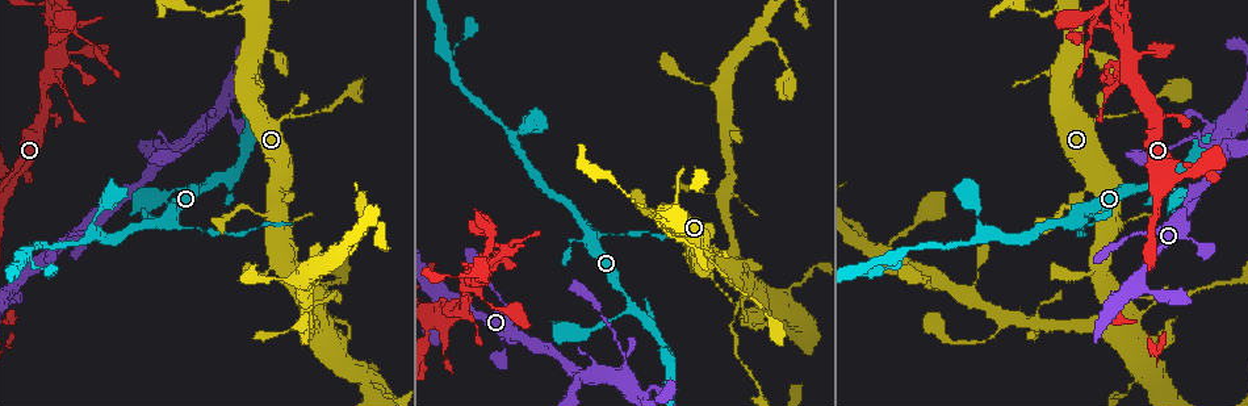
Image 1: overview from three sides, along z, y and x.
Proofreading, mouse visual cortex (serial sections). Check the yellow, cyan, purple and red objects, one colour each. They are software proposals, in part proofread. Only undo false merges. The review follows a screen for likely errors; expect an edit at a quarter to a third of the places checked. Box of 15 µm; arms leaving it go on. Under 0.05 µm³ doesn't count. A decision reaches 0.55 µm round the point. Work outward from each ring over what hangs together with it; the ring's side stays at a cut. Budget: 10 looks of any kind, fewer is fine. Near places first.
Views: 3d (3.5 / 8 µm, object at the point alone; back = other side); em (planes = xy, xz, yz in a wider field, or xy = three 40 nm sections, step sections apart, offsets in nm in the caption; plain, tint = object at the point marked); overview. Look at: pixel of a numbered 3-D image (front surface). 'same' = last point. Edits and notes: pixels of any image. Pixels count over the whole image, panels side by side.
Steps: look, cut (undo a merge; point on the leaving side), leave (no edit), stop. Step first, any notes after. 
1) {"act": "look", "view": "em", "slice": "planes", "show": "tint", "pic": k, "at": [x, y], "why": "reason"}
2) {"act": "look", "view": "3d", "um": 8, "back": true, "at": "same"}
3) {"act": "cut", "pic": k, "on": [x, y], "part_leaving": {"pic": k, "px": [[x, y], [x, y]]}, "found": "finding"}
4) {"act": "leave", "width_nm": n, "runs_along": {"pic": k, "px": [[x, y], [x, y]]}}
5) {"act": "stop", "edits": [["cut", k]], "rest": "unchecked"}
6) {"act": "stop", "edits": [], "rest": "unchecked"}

{"act": "look", "view": "3d", "um": 3.5, "pic": 1, "at": [654, 210], "why": "sudden change in width"}

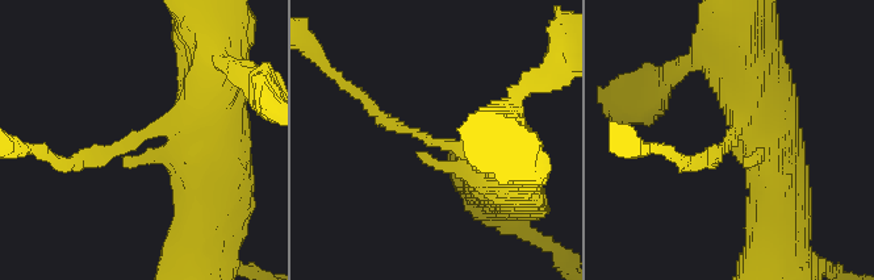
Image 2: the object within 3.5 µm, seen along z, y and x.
{"act": "look", "view": "em", "slice": "xy", "step": 1, "show": "tint", "pic": 2, "at": [431, 140], "why": "now the EM"}

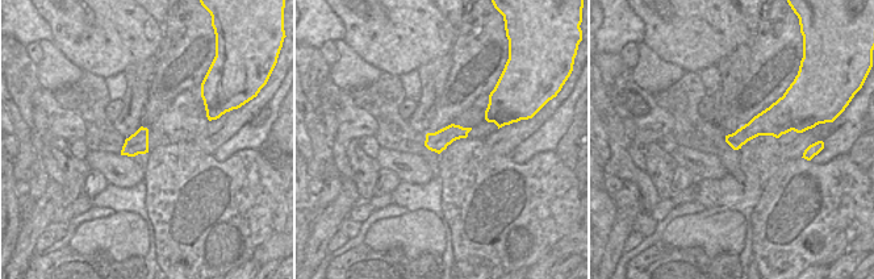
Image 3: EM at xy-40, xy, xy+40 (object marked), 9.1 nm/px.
{"act": "leave", "arm_widths_nm": [150, 500], "found": "continuous, no second cell"}

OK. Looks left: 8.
{"act": "look", "view": "3d", "um": 3.5, "pic": 1, "at": [705, 253], "why": "calibre changes"}

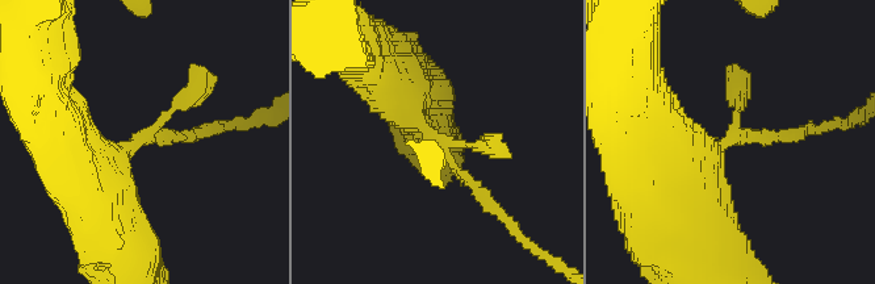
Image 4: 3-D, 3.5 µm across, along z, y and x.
{"act": "look", "view": "em", "slice": "planes", "show": "tint", "pic": 4, "at": [430, 136]}

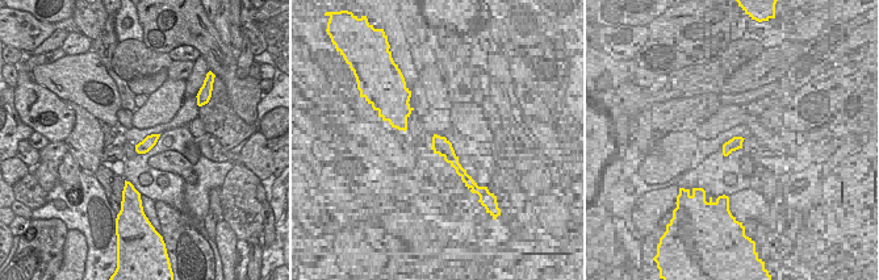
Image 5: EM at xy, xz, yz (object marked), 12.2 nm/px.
{"act": "look", "view": "em", "slice": "xy", "step": 5, "show": "tint", "at": "same", "why": "another direction"}

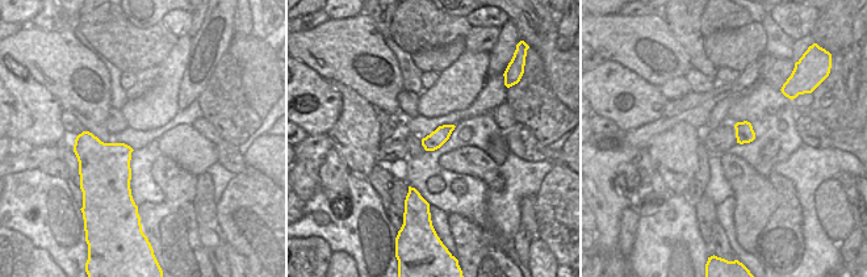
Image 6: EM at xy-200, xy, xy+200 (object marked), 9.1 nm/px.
{"act": "leave", "runs_along": {"pic": 4, "px": [[397, 74], [410, 117], [486, 197]]}, "found": "all the same cell"}

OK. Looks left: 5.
{"act": "look", "view": "3d", "um": 3.5, "pic": 1, "at": [225, 234], "why": "narrows sharply"}

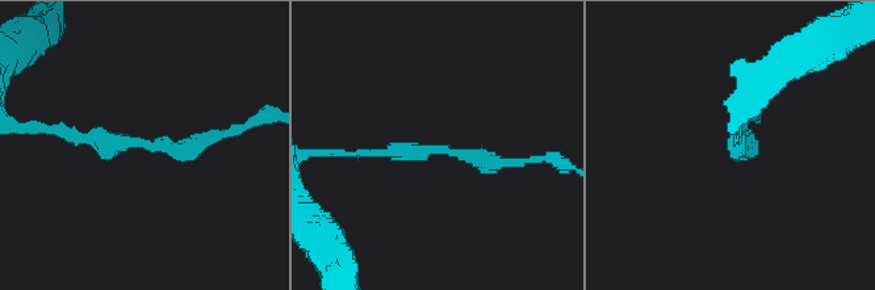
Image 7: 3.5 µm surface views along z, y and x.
{"act": "look", "view": "em", "slice": "xy", "step": 5, "show": "tint", "pic": 7, "at": [437, 150]}

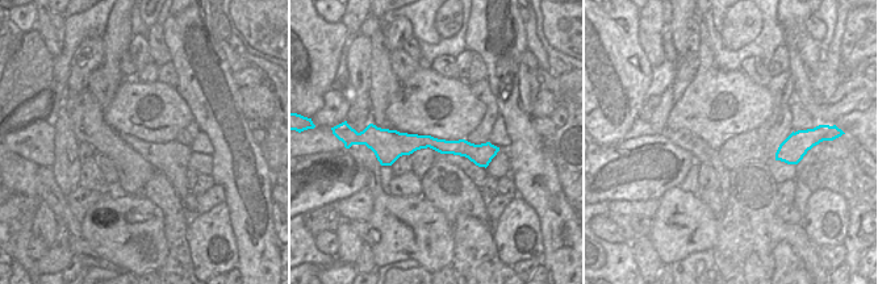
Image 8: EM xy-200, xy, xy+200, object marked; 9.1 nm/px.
{"act": "cut", "pic": 7, "on": [189, 143], "part_leaving": {"pic": 7, "px": [[143, 144], [196, 148], [264, 116]]}, "found": "a second cell is stuck on"}

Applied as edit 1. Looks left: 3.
{"act": "look", "view": "3d", "um": 3.5, "pic": 1, "at": [740, 293], "why": "sudden change in width"}

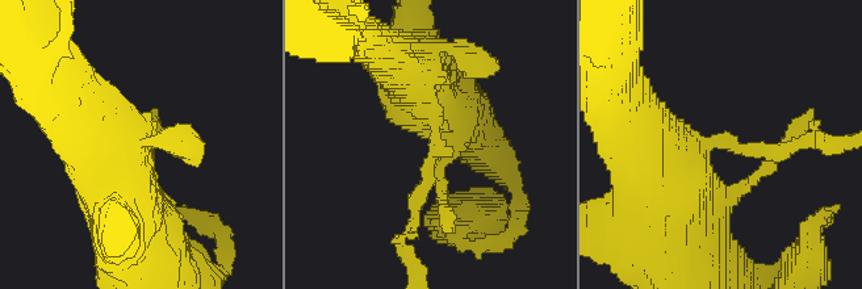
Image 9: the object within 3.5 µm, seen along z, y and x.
{"act": "look", "view": "em", "slice": "xy", "step": 5, "show": "tint", "pic": 9, "at": [440, 143]}

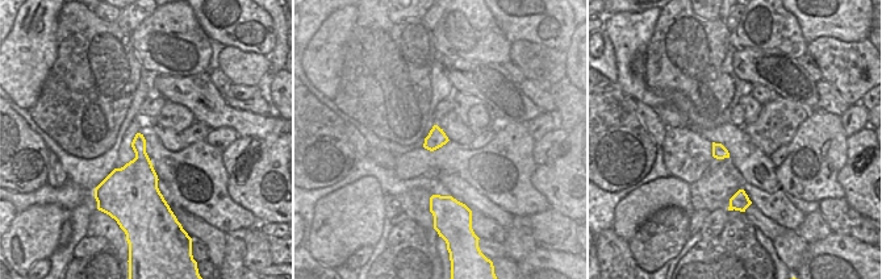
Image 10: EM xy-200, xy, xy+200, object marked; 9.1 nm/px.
{"act": "leave", "width_nm": 170, "runs_along": {"pic": 9, "px": [[405, 67], [438, 145], [414, 222]]}, "found": "one cell here"}

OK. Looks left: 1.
{"act": "stop", "edits": [["cut", 7]], "rest": "unchecked"}

